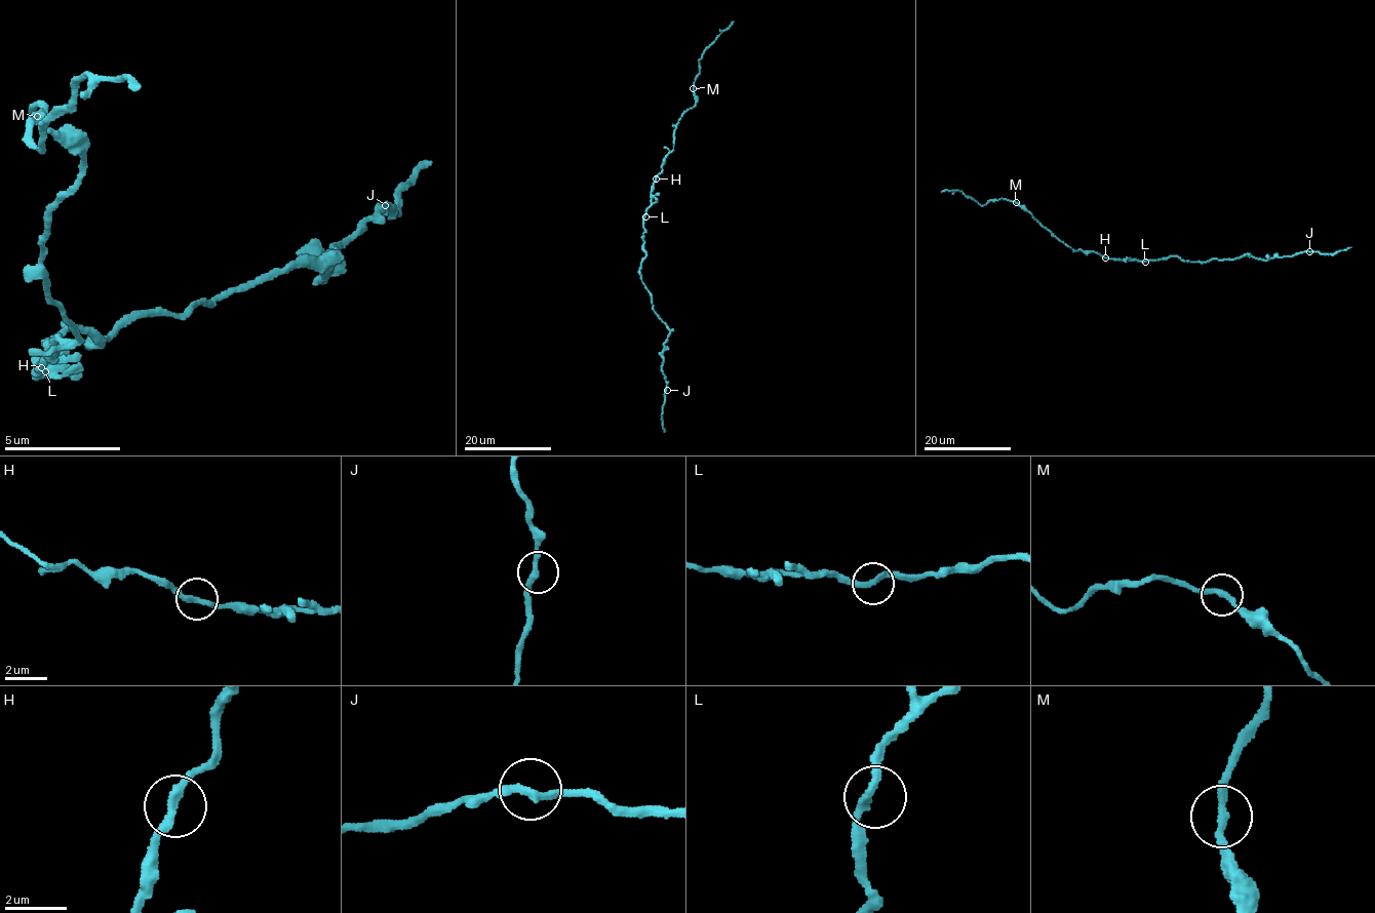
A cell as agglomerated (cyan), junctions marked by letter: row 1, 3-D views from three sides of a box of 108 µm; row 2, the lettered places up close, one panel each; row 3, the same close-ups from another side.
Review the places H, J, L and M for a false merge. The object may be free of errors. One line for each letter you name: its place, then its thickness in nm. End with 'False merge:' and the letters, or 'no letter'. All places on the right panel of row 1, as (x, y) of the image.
False merge: no letter

